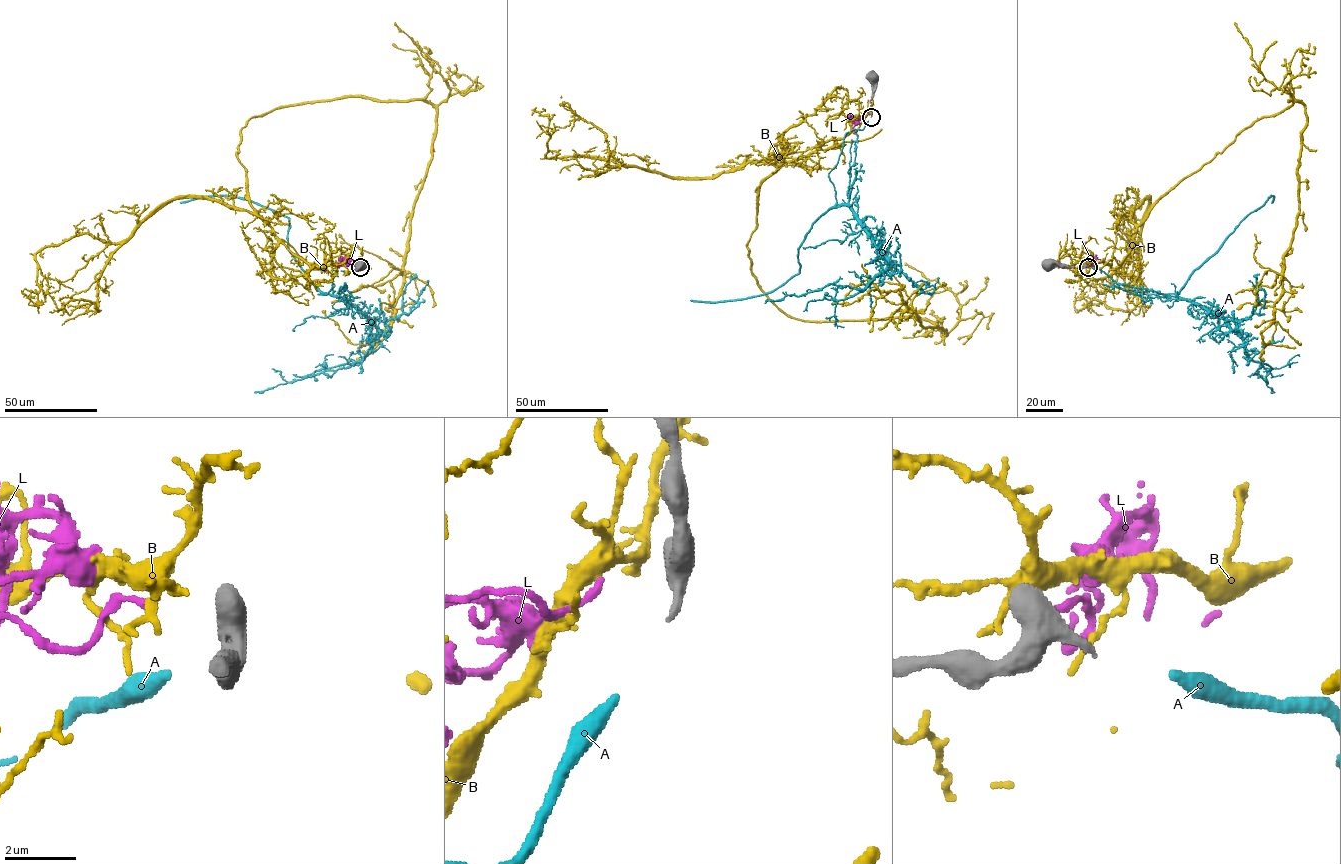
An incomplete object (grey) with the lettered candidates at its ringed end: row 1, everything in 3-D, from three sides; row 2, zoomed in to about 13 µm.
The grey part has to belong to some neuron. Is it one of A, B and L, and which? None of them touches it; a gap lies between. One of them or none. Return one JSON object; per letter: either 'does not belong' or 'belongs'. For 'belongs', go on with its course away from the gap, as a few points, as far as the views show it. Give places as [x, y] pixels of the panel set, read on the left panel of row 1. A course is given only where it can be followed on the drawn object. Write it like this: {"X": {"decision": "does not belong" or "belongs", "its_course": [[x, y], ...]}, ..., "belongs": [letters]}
{"A": {"decision": "belongs", "its_course": [[358, 268], [337, 271], [318, 294], [361, 312], [376, 329], [373, 347], [346, 367], [254, 392]]}, "B": {"decision": "does not belong"}, "L": {"decision": "does not belong"}, "belongs": ["A"]}

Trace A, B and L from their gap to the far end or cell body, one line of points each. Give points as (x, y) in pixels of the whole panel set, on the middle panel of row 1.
A: (868, 120), (845, 134), (829, 178), (836, 203), (851, 211), (887, 267), (863, 289), (830, 284), (764, 303)
B: (866, 116), (762, 183), (751, 271), (795, 318), (918, 317), (946, 334), (924, 327), (898, 289), (832, 302)
L: (867, 115), (856, 119), (856, 132)

